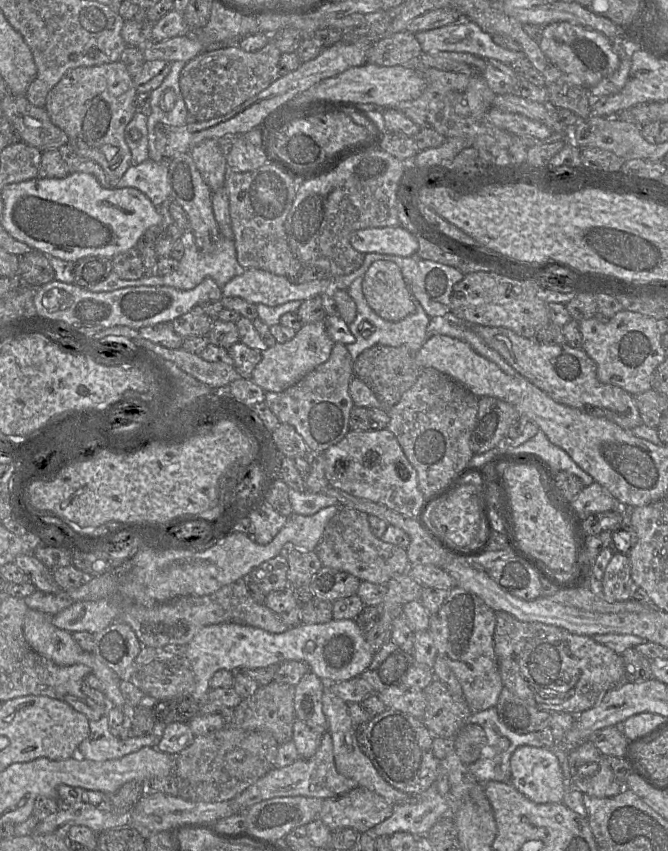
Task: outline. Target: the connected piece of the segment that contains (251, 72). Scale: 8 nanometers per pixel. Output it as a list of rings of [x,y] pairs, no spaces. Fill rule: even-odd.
[[[270,40],[255,52],[246,52],[239,46],[230,46],[193,58],[185,64],[179,79],[180,90],[189,114],[197,121],[208,121],[230,113],[280,77],[281,54],[273,40]]]

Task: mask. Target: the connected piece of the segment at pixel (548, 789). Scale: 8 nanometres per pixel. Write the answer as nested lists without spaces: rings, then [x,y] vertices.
[[[521,746],[510,759],[512,785],[537,804],[563,803],[566,779],[558,758],[546,748]]]

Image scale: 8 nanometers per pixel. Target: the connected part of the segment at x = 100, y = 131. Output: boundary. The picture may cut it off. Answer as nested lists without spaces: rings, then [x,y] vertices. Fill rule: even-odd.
[[[119,60],[67,71],[46,97],[44,109],[52,123],[65,132],[68,137],[68,145],[78,156],[97,163],[112,182],[112,187],[115,187],[115,183],[132,165],[131,151],[125,142],[125,128],[136,114],[135,99],[137,94],[126,65]]]

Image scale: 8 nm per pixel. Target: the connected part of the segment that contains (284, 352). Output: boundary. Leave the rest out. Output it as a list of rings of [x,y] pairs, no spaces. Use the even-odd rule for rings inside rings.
[[[324,322],[303,325],[288,342],[276,343],[261,353],[261,361],[254,368],[251,381],[265,392],[283,392],[330,357],[334,342],[328,336]]]

